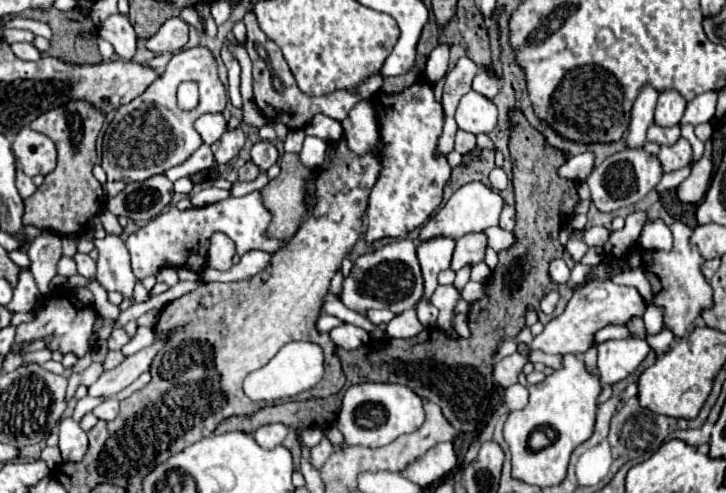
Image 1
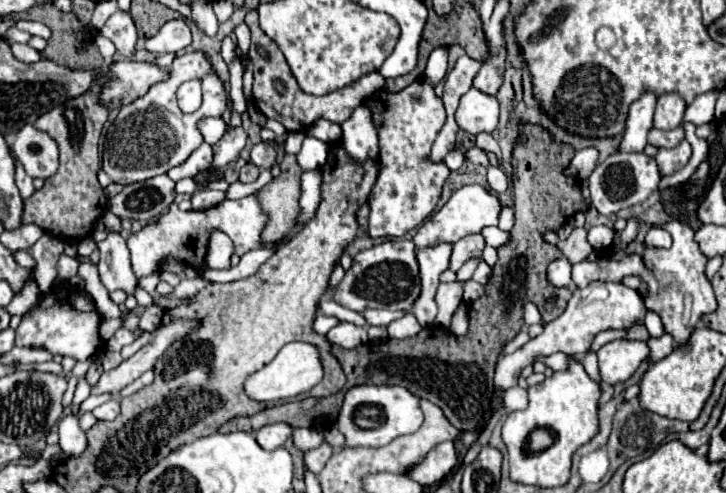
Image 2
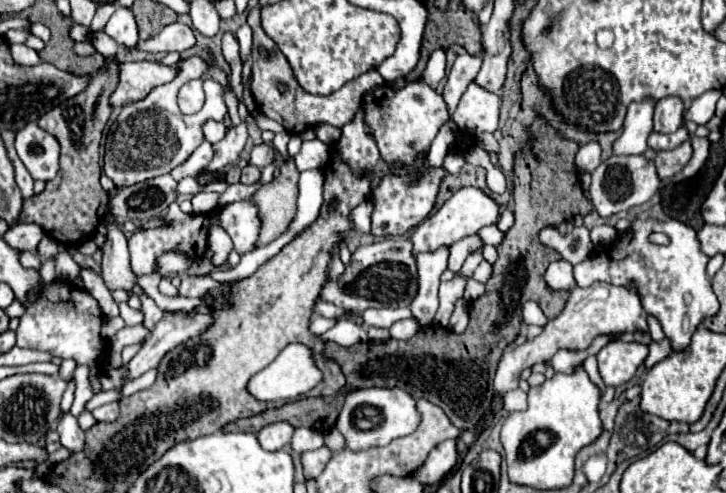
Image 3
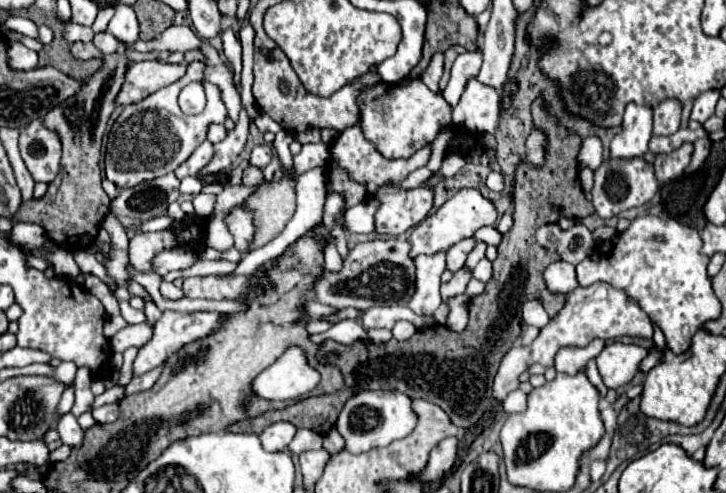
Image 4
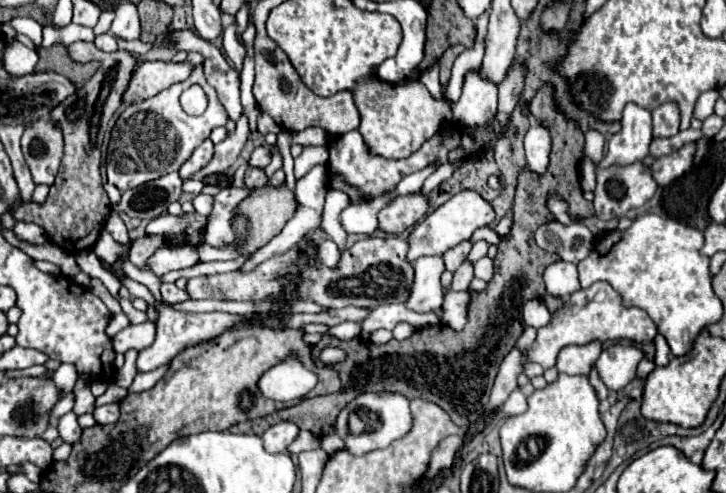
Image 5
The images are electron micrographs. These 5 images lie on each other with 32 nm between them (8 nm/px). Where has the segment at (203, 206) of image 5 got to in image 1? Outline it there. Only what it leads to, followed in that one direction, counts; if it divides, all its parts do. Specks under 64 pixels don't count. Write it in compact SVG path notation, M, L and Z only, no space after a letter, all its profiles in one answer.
M204 188L200 190L198 194L192 196L192 206L204 206L204 204L214 204L214 202L220 202L224 198L230 196L230 190L220 190L220 188Z

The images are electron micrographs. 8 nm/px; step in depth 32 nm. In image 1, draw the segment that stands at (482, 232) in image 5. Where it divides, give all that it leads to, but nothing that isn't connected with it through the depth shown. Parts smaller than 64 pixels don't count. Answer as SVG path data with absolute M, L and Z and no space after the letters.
M500 226L486 228L484 232L488 236L488 246L494 248L496 252L504 252L504 248L512 248L512 244L516 244L516 234L502 230Z

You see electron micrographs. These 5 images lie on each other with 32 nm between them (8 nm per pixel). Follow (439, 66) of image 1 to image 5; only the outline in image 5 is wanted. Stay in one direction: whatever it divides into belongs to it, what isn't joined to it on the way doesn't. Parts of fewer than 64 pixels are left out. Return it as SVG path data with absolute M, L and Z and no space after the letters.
M438 60L420 76L420 82L430 90L430 94L434 96L434 98L440 98L442 96L442 86L440 86L440 64L438 64Z

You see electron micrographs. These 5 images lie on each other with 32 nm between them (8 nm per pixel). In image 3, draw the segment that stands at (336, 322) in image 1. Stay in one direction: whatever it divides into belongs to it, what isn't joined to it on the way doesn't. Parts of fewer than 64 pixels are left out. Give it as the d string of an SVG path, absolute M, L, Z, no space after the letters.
M314 316L314 318L312 318L312 324L310 324L310 328L312 328L312 333L316 335L322 335L330 328L332 328L334 324L336 324L336 320L334 320L334 318Z

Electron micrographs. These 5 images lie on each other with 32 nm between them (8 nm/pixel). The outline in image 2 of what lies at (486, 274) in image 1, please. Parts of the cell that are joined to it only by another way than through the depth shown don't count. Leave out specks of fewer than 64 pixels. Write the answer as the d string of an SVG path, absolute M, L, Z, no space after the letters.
M482 260L482 262L476 266L476 270L474 270L474 274L472 274L472 280L480 282L480 284L486 284L488 278L490 278L490 272L492 272L492 268Z

